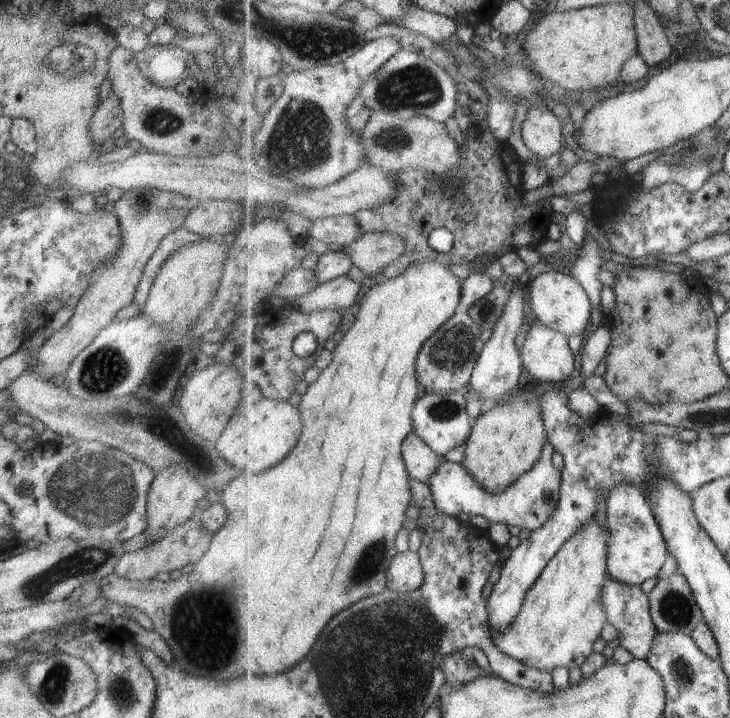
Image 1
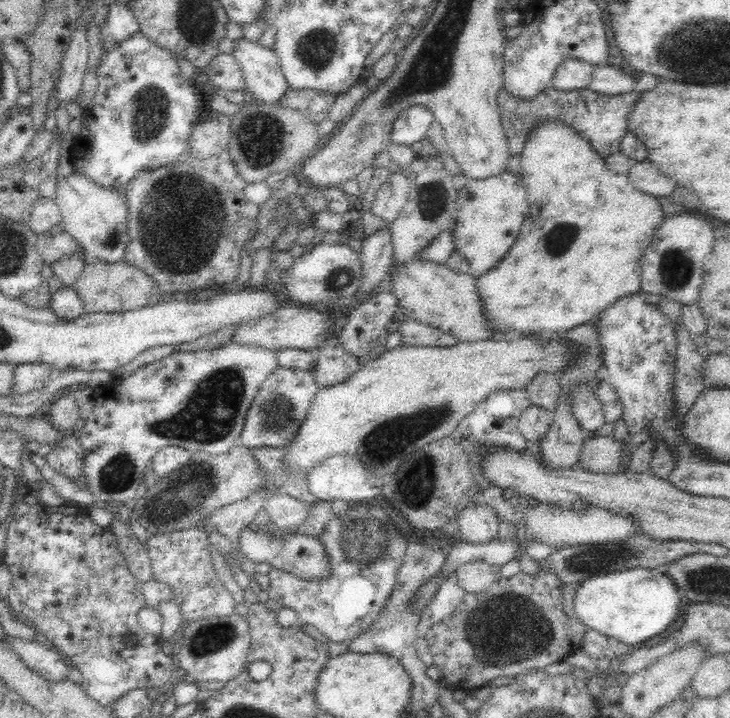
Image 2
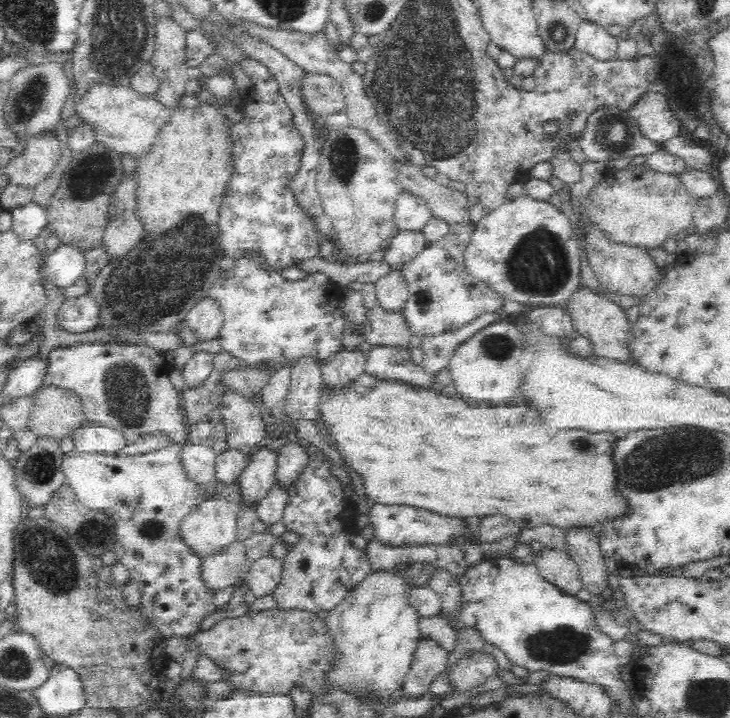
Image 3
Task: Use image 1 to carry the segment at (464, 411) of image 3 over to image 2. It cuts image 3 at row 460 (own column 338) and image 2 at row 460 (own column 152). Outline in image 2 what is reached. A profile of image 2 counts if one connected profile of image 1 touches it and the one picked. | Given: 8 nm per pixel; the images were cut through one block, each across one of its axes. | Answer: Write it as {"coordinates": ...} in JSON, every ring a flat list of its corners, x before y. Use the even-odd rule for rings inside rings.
{"coordinates":[[613,434,586,439,577,466,594,474,628,471,629,464,624,461,630,456,630,452,625,450,627,444,627,439,618,440]]}

